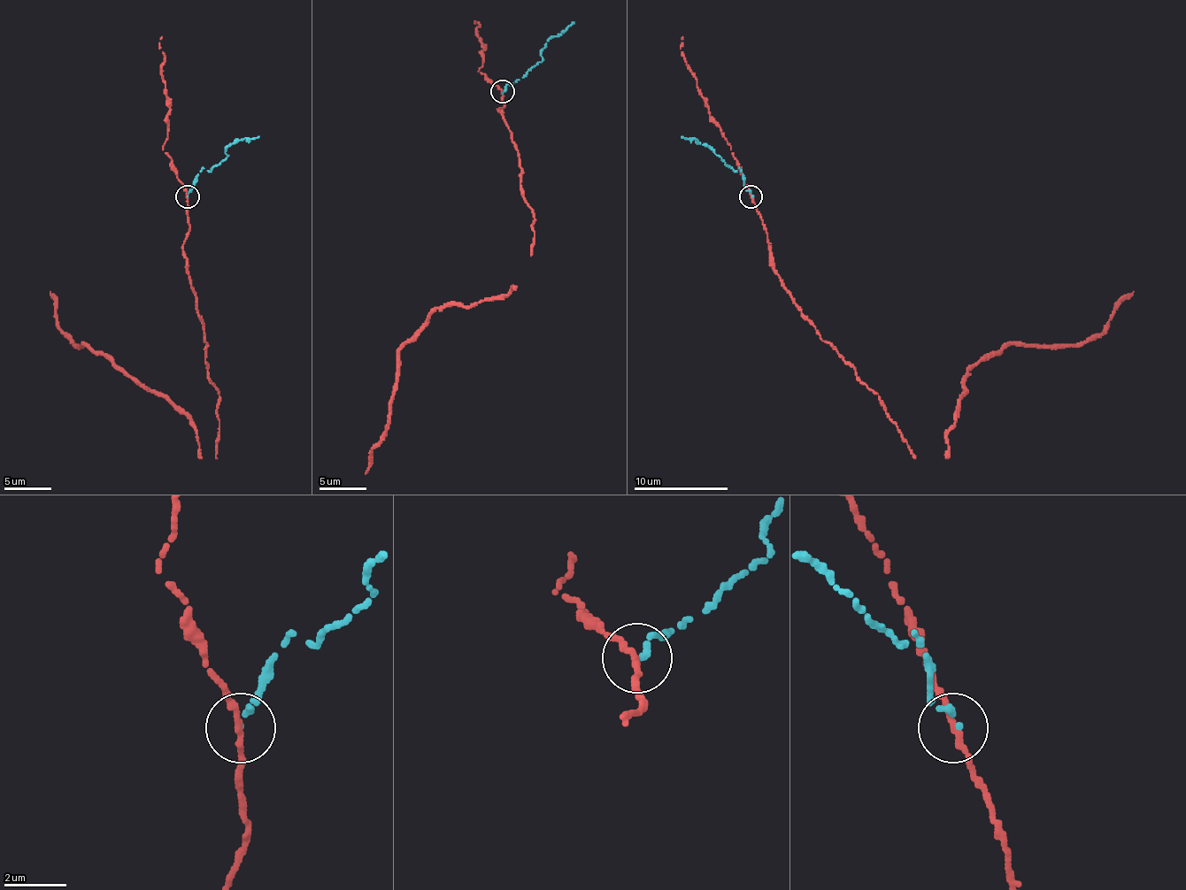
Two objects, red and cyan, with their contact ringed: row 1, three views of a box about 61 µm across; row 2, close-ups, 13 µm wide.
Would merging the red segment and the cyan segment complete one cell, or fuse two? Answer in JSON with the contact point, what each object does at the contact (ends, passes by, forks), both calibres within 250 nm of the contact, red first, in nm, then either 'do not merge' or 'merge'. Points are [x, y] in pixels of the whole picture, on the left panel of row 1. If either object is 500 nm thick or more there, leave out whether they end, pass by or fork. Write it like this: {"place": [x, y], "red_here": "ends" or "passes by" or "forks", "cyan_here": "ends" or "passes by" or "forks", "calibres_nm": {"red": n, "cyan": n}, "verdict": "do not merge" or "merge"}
{"place": [188, 196], "red_here": "passes by", "cyan_here": "ends", "calibres_nm": {"red": 190, "cyan": 220}, "verdict": "do not merge"}

